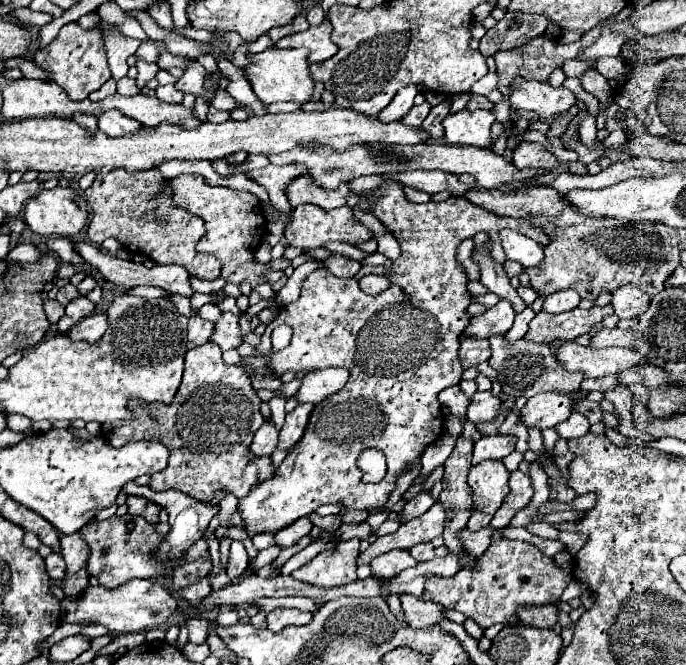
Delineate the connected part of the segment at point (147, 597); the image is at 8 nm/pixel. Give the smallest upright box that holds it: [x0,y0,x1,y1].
[62,579,212,645]

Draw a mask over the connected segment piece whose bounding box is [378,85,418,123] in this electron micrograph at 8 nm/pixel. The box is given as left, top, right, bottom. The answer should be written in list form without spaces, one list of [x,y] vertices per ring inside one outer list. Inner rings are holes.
[[[408,85],[404,89],[400,89],[396,93],[396,97],[392,99],[392,103],[388,107],[384,107],[384,111],[380,111],[378,119],[382,123],[392,123],[392,121],[400,121],[414,105],[414,97],[418,95],[418,87],[416,85]]]

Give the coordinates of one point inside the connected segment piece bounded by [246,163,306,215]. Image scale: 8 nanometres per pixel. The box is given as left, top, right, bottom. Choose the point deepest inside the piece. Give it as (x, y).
(275, 179)

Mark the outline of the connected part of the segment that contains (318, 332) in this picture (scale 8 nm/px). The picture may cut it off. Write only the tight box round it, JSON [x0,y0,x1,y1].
[238,181,550,537]

